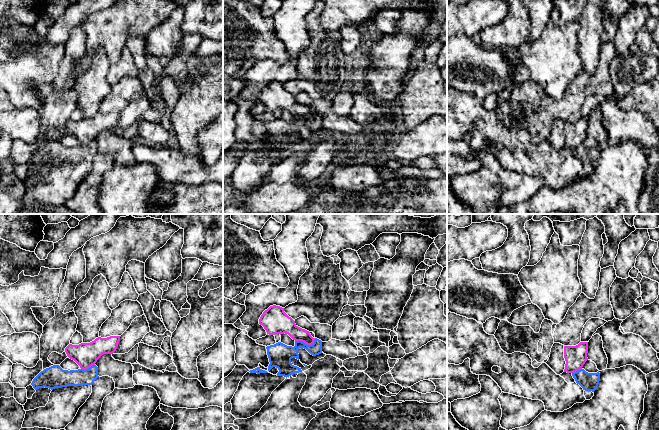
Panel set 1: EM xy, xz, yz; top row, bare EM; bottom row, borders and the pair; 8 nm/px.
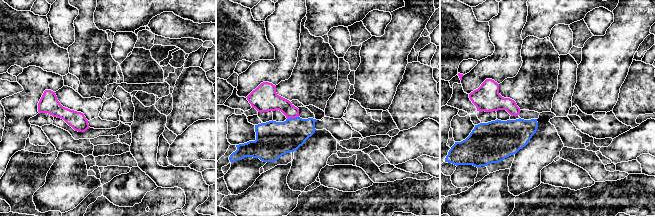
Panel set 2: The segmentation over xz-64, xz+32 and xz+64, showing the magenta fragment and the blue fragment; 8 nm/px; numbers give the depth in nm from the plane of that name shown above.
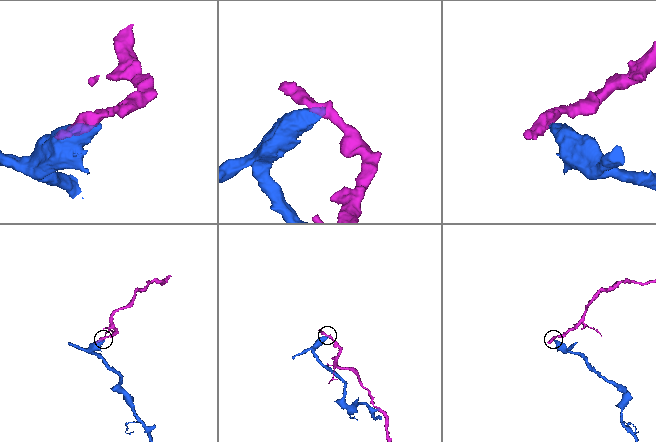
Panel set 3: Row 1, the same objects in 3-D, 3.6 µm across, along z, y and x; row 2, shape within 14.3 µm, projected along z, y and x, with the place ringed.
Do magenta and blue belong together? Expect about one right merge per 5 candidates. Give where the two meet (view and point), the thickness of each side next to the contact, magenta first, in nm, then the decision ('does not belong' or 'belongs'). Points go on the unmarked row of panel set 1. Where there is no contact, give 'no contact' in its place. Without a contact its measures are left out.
xz (306, 119) | 160/190 nm | does not belong

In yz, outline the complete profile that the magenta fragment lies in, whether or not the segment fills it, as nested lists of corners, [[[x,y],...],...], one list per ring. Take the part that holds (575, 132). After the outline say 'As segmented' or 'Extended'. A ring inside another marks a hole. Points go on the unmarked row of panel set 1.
[[[580,118],[576,122],[564,122],[564,134],[566,137],[564,148],[574,149],[582,145],[588,136],[588,118]]]. As segmented

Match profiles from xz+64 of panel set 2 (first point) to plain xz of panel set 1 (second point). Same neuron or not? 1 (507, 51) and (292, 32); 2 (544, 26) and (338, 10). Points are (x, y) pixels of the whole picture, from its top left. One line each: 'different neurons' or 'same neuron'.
1: same neuron
2: same neuron

